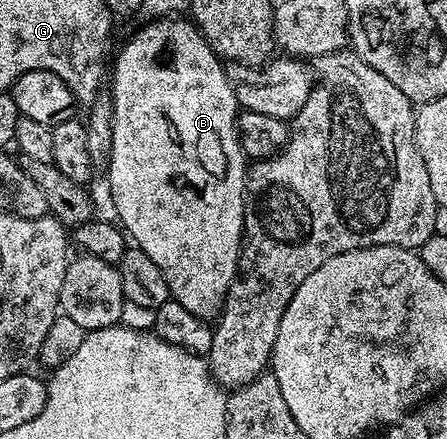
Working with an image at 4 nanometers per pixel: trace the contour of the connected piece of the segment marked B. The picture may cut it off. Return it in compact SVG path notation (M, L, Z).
M176 16L150 20L147 23L150 25L145 25L142 29L137 29L130 35L129 42L118 51L117 58L113 61L113 69L111 65L111 77L113 73L113 89L111 88L111 96L113 98L113 130L111 131L111 139L113 142L111 143L111 159L109 160L107 170L107 176L109 176L109 197L113 200L114 211L117 212L118 218L116 217L116 220L119 222L122 230L131 238L132 244L136 248L143 250L154 261L155 267L159 267L159 271L163 271L163 279L167 279L170 298L180 303L183 307L187 307L187 311L191 311L191 315L202 319L216 319L221 316L221 311L225 307L225 296L229 290L229 284L237 276L237 258L241 256L241 239L245 232L245 178L247 176L247 158L245 152L241 149L239 135L237 134L239 106L237 96L233 90L233 82L230 74L227 72L227 69L224 69L226 66L223 64L222 58L214 53L213 48L207 43L207 39L201 33L200 29L197 28L196 24L189 19L186 19L186 21L183 20L185 19L178 19Z

